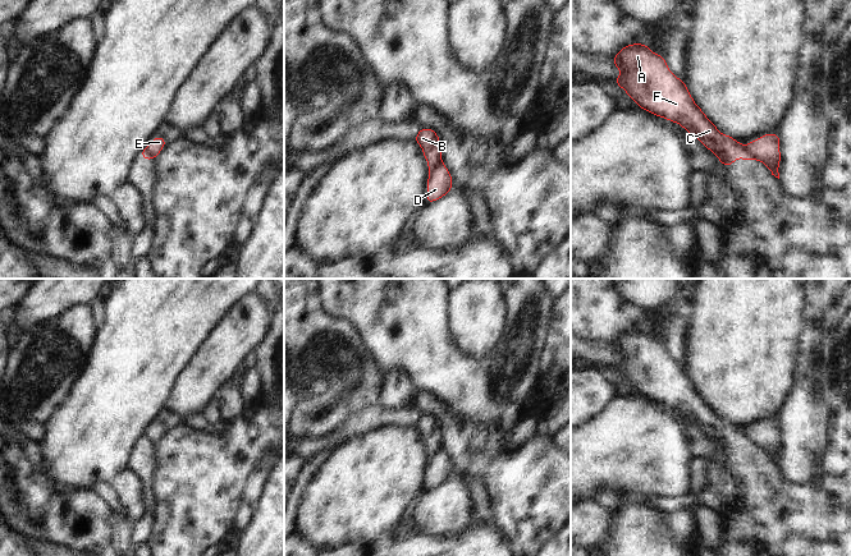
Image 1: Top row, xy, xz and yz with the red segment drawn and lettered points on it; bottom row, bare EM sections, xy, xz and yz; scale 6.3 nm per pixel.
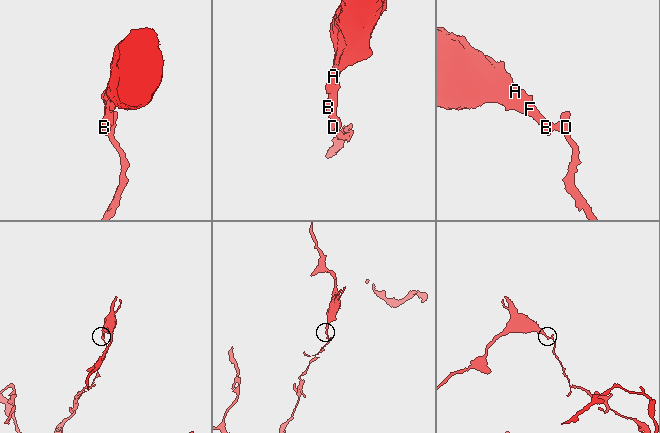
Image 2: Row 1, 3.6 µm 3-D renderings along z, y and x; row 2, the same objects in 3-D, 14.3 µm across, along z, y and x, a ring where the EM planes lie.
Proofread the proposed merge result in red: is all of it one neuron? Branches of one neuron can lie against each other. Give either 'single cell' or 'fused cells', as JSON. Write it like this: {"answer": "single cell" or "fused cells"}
{"answer": "fused cells"}

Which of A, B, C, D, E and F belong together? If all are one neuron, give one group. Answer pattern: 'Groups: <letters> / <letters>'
Groups: A B C F / D E.

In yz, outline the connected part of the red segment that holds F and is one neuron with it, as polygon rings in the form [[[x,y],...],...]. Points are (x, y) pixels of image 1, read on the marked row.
[[[637,42],[623,46],[617,56],[612,59],[622,74],[614,79],[627,95],[645,111],[667,120],[681,124],[686,132],[695,135],[708,150],[710,150],[724,166],[729,166],[740,157],[754,160],[744,144],[727,134],[720,134],[717,127],[705,116],[692,100],[685,82],[678,79],[667,66],[665,59],[650,51],[648,45]]]

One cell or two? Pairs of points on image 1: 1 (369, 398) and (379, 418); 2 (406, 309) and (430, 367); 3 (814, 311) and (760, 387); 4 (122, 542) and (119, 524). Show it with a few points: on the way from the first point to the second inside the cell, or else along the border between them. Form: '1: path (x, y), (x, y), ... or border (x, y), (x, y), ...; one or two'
1: border (378, 404), (367, 404), (365, 407); two
2: path (406, 324), (428, 353); one
3: border (803, 301), (805, 320); two
4: path (120, 538), (120, 528); one

